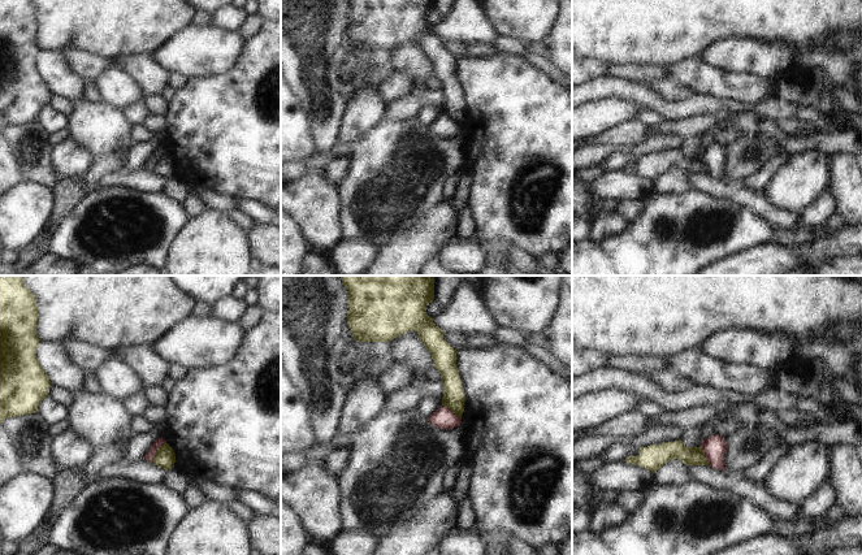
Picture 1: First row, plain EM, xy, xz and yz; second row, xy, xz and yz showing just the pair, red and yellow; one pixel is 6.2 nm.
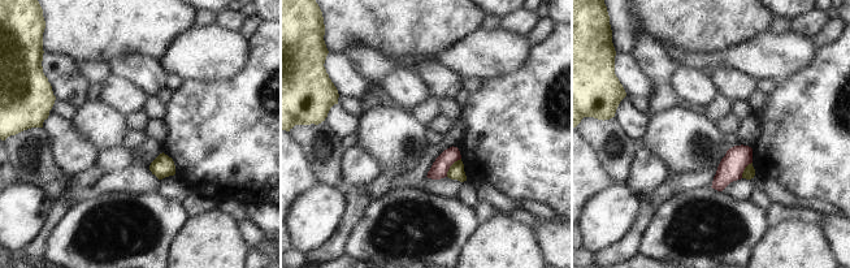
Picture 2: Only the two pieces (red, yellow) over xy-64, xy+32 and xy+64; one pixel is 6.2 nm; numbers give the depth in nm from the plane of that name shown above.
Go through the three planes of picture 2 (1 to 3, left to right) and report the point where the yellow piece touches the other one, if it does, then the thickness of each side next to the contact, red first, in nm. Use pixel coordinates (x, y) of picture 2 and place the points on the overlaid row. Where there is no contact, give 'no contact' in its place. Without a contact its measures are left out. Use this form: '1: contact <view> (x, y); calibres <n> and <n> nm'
1: no contact
2: contact xy+32 (450, 165); calibres 110 and 100 nm
3: contact xy+64 (744, 169); calibres 160 and 70 nm

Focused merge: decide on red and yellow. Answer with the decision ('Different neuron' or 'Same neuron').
Different neuron

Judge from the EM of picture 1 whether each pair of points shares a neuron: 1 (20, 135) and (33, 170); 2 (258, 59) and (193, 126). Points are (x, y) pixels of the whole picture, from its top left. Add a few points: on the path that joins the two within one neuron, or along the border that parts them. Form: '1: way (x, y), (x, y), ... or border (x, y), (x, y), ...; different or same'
1: way (29, 144), (33, 150), (33, 161); same
2: way (245, 76), (209, 111); same

